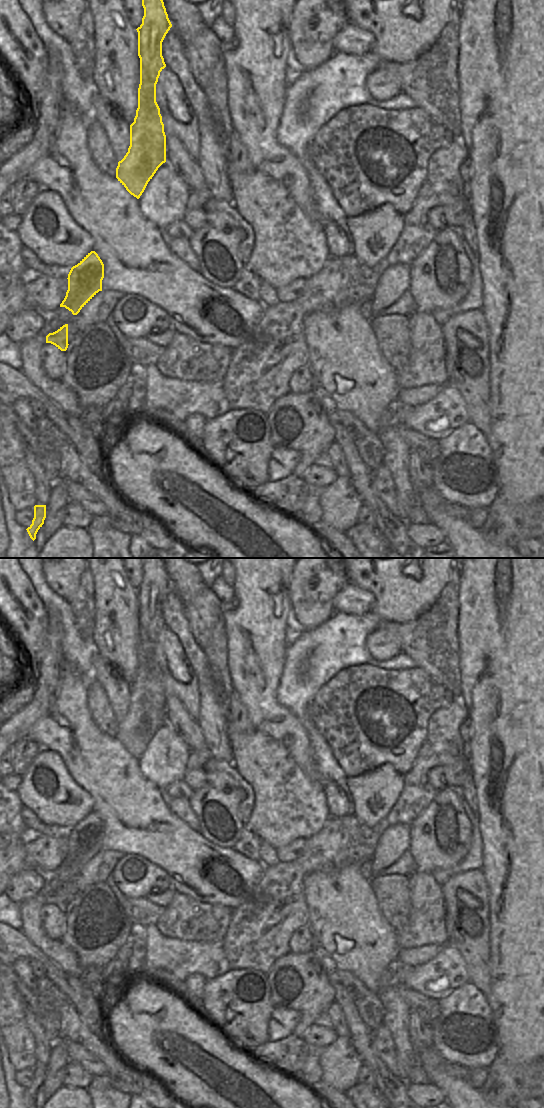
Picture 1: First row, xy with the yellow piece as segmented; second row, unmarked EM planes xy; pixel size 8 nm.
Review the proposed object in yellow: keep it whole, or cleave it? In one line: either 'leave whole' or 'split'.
split

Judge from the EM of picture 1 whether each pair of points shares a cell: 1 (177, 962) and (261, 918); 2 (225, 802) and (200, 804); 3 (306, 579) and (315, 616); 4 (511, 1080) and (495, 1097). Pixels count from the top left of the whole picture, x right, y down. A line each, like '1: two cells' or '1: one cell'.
1: two cells
2: one cell
3: one cell
4: two cells

